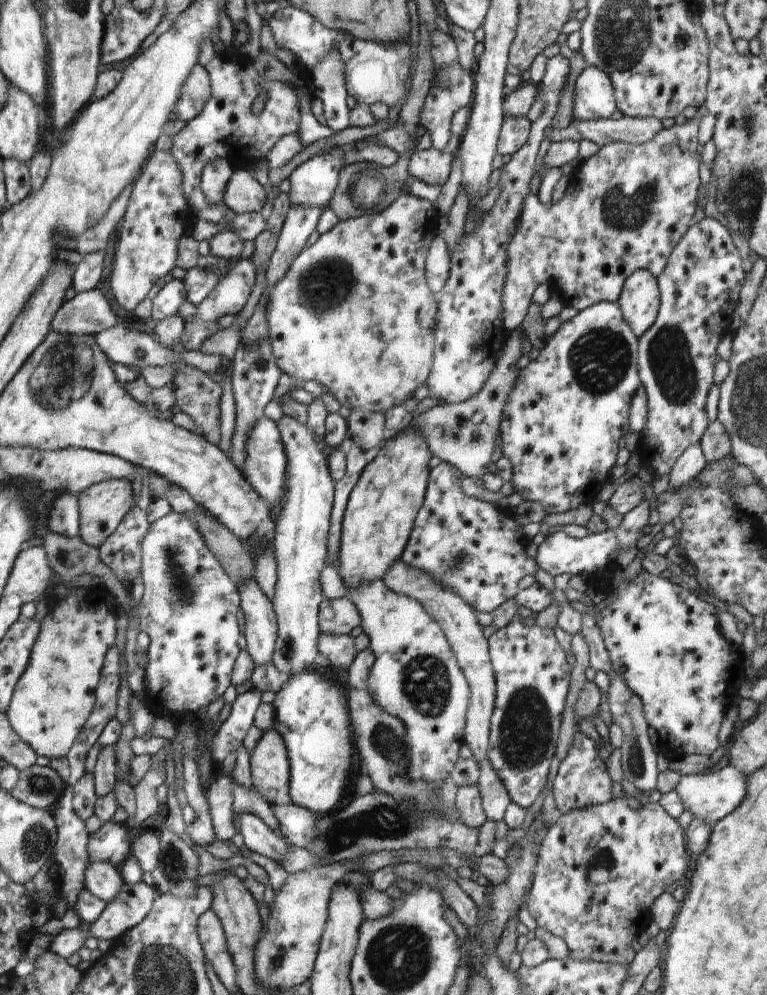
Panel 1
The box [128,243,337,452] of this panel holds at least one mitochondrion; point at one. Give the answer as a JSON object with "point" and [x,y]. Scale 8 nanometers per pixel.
{"point":[207,272]}

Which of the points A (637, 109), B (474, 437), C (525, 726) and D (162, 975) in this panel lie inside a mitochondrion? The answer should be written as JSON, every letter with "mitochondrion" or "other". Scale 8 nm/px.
{"A":"other","B":"mitochondrion","C":"mitochondrion","D":"mitochondrion"}

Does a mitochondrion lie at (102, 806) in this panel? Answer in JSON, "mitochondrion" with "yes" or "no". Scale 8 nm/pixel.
{"mitochondrion":"no"}

